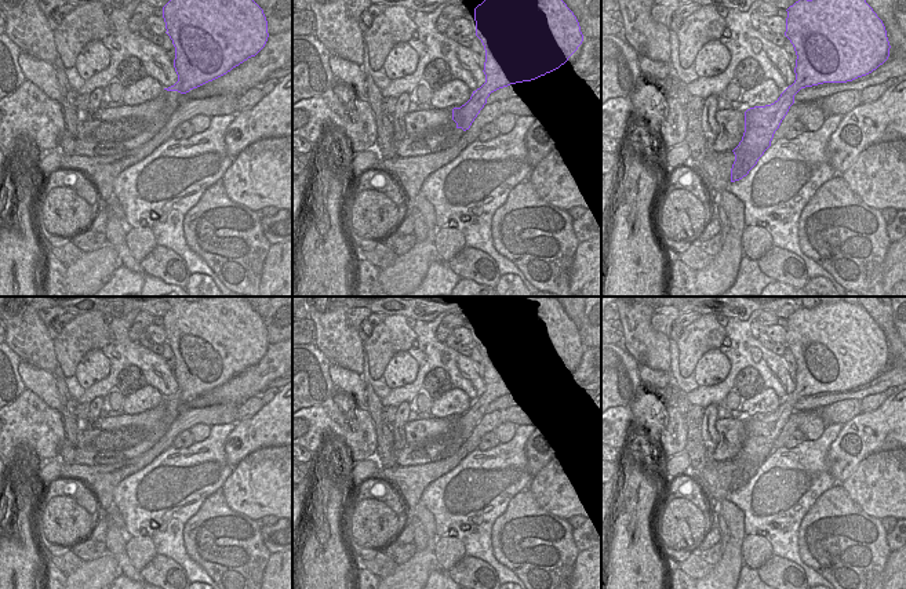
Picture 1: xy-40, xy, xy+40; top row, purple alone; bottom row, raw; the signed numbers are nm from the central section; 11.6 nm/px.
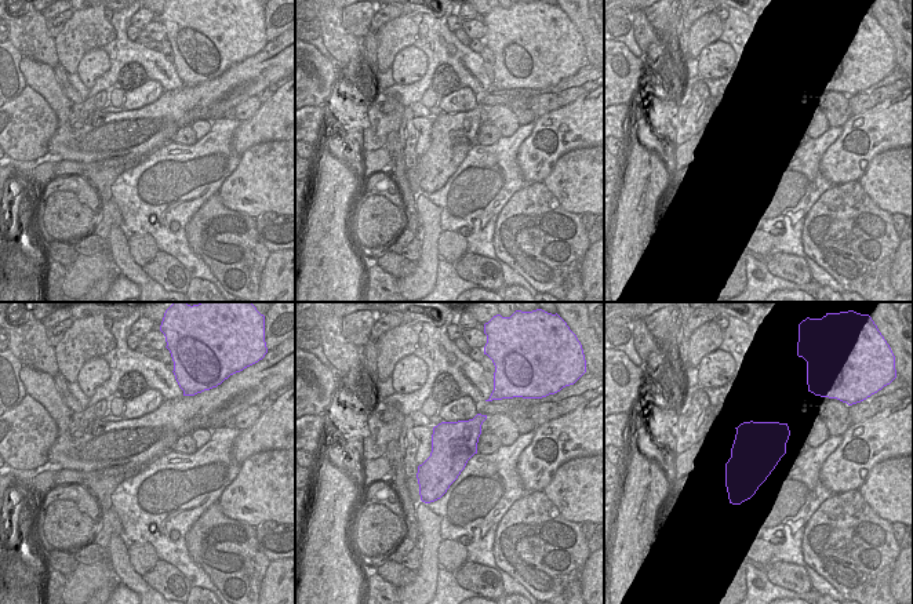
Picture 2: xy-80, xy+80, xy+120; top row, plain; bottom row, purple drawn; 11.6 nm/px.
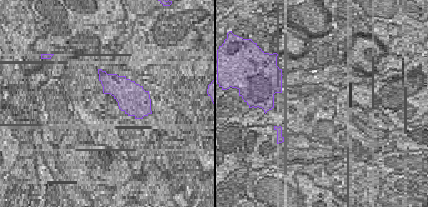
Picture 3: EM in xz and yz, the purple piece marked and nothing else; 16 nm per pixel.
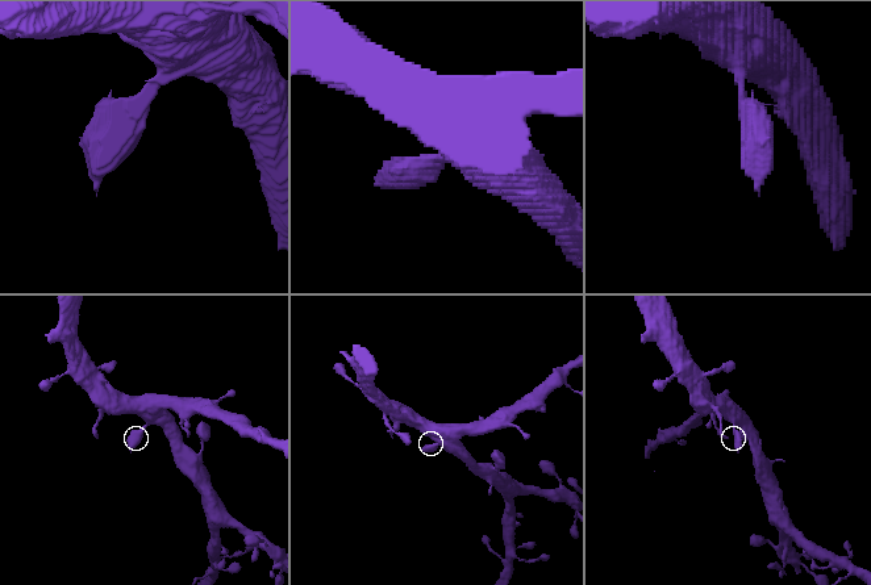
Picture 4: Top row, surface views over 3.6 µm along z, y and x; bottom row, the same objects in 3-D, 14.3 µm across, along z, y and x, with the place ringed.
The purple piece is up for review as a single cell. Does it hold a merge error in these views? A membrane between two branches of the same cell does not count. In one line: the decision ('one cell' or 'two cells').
one cell

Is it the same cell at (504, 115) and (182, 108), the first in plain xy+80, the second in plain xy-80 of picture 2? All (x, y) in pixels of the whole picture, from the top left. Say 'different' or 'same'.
different

